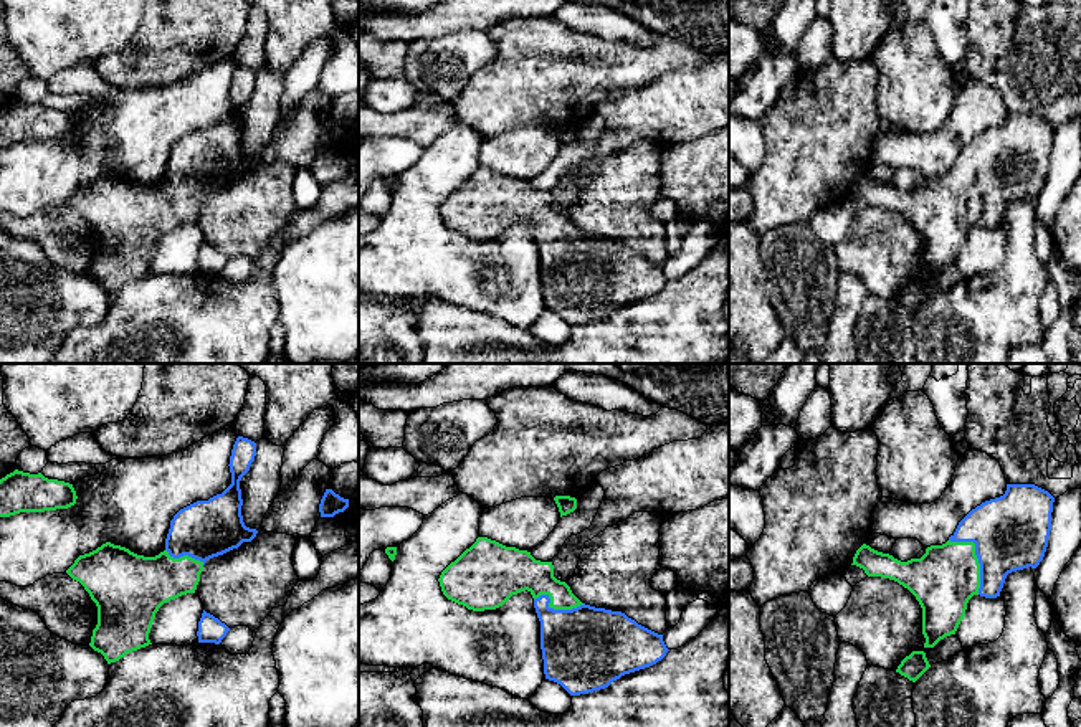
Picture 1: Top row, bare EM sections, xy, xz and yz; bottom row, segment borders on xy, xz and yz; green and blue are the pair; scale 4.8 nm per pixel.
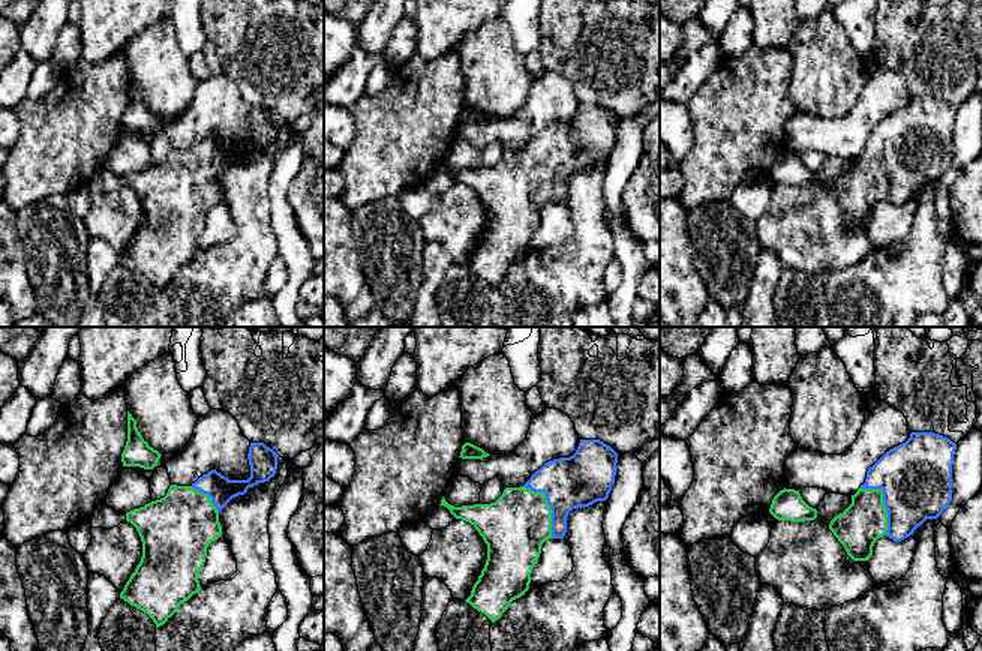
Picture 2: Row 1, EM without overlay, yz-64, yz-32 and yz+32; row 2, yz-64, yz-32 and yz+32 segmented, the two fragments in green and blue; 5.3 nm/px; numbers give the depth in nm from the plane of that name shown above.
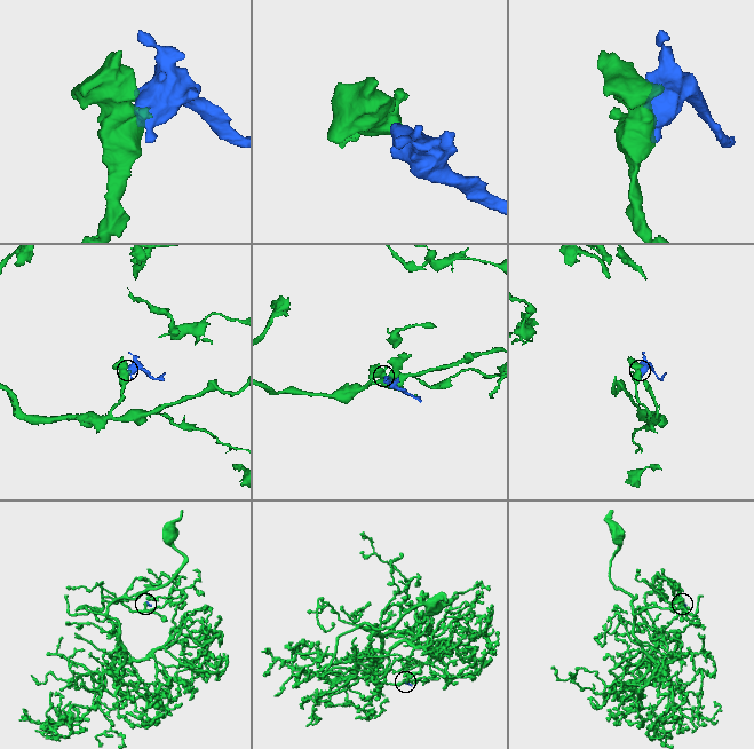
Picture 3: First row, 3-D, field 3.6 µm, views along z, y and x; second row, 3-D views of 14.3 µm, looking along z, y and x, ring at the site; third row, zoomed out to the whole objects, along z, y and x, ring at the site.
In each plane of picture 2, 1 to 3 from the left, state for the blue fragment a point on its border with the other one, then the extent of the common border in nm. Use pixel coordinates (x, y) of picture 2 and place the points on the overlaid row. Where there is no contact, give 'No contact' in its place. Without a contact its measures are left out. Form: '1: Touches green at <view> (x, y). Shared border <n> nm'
1: Touches green at yz-64 (207, 495). Shared border 200 nm
2: Touches green at yz-32 (547, 504). Shared border 320 nm
3: Touches green at yz+32 (883, 503). Shared border 300 nm

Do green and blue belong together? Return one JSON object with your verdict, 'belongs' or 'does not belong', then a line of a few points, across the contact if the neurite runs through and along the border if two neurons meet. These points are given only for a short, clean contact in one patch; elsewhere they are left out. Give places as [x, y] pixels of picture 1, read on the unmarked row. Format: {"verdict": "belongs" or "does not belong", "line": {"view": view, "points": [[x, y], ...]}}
{"verdict": "belongs", "line": {"view": "yz", "points": [[946, 207], [976, 187], [994, 169], [1010, 162]]}}

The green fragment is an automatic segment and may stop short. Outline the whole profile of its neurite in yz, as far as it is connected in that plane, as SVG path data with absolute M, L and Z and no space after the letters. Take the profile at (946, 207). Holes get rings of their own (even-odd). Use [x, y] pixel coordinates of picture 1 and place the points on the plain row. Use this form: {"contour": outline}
{"contour": "M1007 114L1003 126L972 139L942 175L931 175L921 188L901 192L863 173L853 193L868 207L889 208L907 218L922 238L924 278L955 264L974 225L997 228L1008 203L1036 198L1045 187L1055 127L1035 114Z"}

